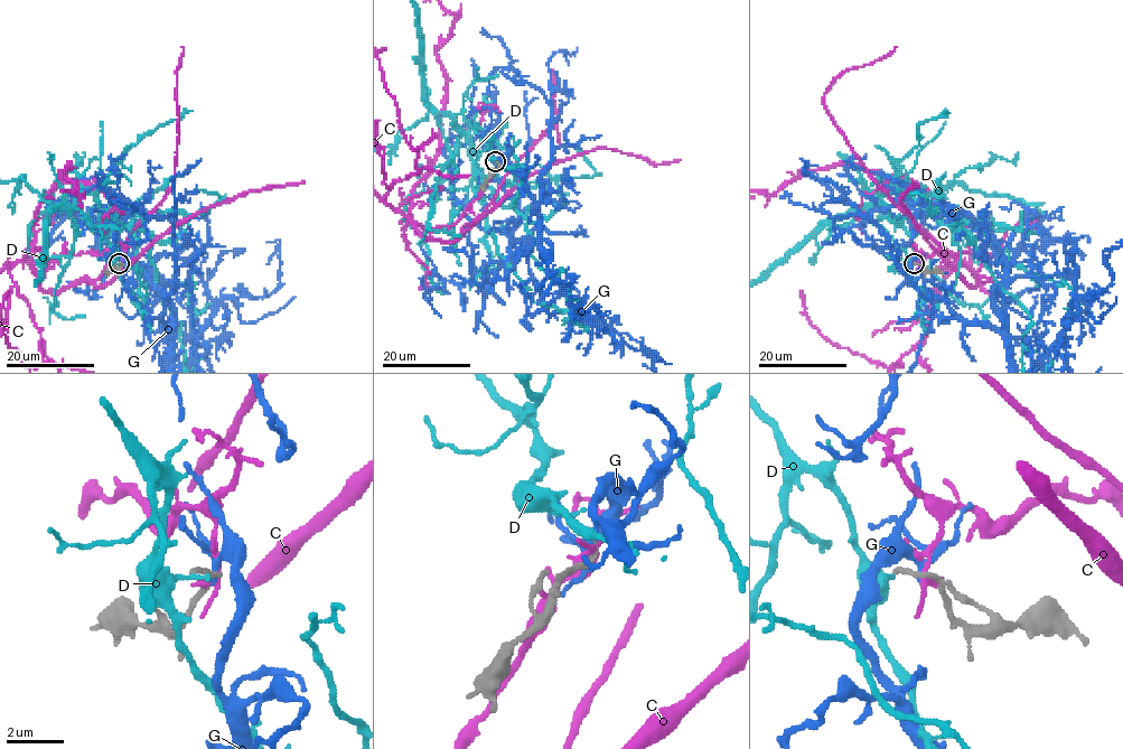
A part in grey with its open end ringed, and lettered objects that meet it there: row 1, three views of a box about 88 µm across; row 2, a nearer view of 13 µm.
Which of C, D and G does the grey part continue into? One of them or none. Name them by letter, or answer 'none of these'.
none of these

